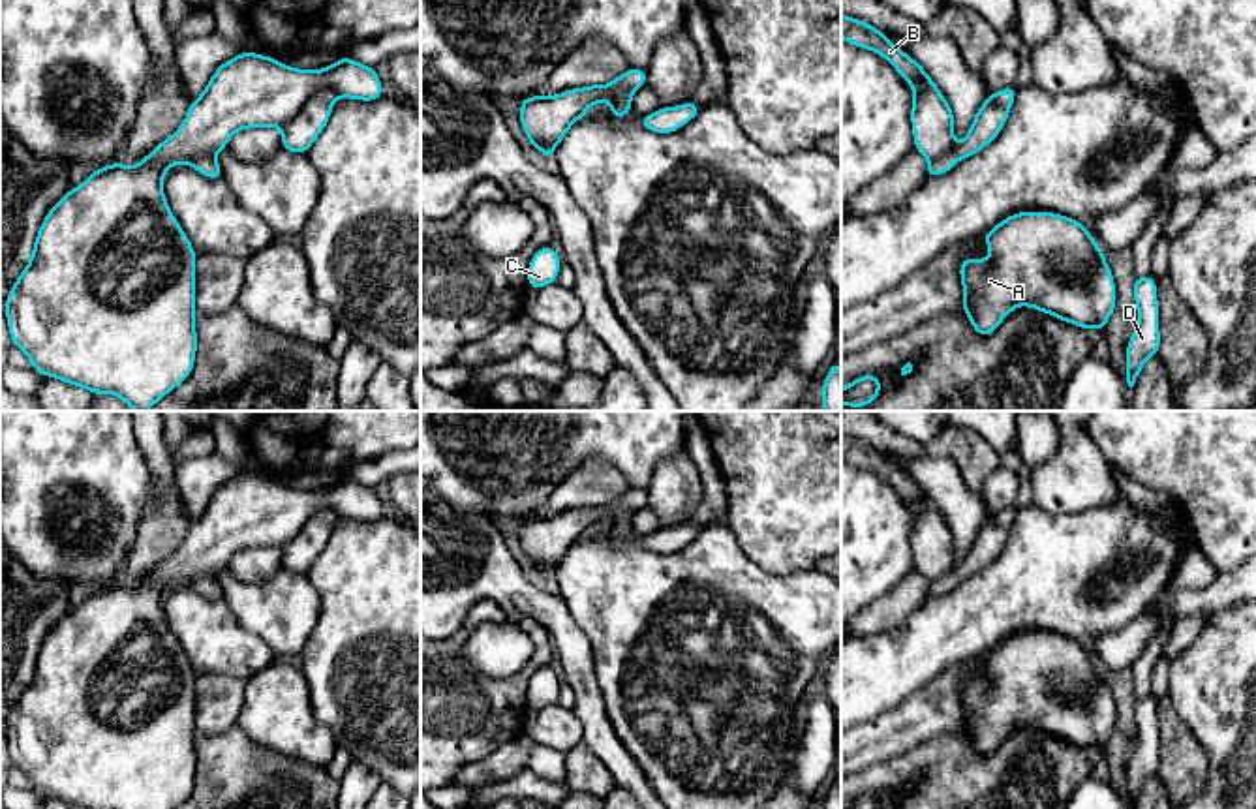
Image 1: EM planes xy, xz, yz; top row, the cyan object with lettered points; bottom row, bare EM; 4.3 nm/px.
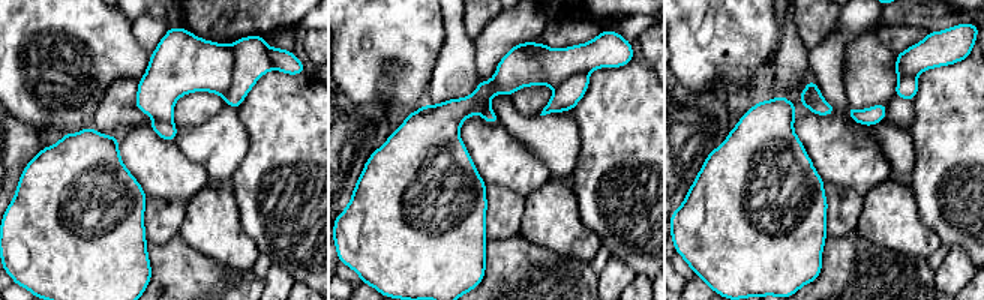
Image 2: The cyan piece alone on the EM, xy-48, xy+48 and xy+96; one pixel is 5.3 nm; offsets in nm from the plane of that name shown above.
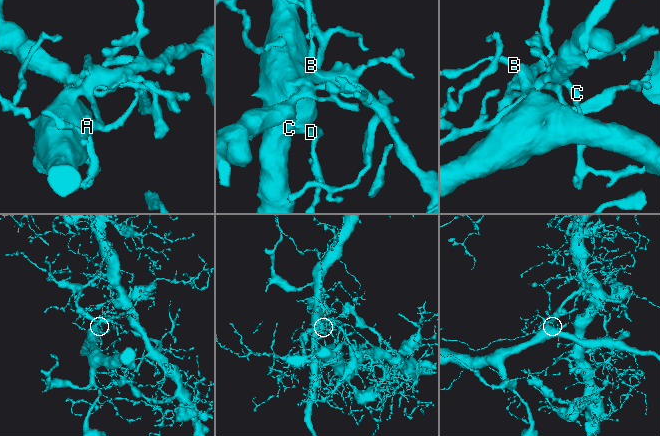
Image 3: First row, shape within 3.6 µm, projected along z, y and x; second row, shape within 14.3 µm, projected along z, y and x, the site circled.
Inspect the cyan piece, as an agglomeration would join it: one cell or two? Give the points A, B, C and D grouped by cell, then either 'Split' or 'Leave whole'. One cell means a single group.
Groups: A B / C D. Split

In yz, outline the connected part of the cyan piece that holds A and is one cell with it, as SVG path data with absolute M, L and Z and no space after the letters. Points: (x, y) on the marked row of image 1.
M1018 212L982 235L989 259L965 257L959 265L963 306L978 336L991 334L1018 306L1031 306L1080 328L1106 330L1115 308L1115 282L1104 252L1078 220L1042 212Z

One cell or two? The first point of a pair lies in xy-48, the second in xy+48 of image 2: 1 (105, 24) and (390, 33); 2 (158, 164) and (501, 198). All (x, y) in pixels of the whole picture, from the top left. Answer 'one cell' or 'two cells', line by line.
1: one cell
2: two cells

